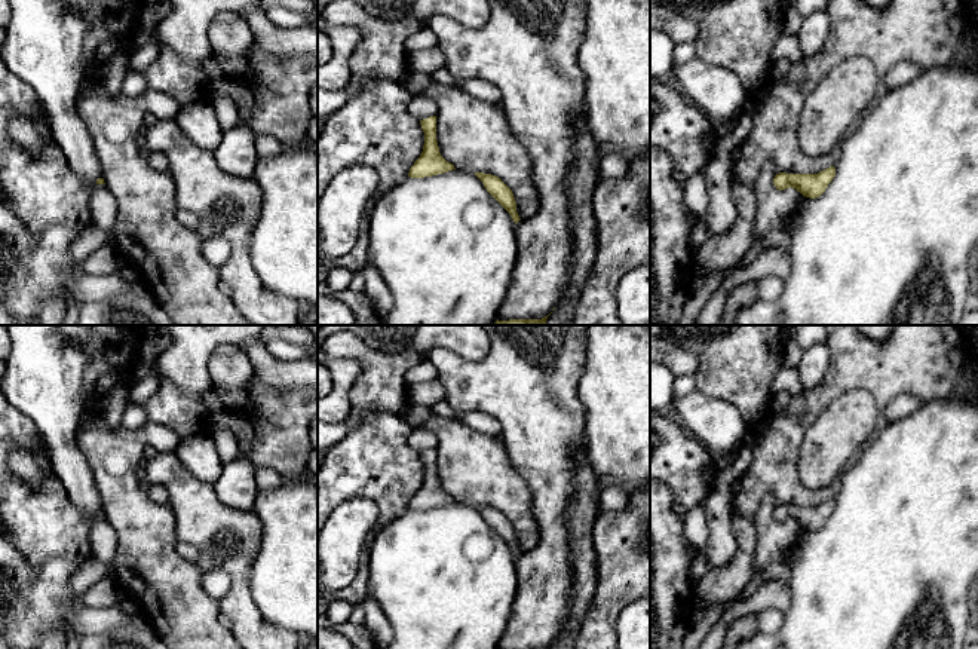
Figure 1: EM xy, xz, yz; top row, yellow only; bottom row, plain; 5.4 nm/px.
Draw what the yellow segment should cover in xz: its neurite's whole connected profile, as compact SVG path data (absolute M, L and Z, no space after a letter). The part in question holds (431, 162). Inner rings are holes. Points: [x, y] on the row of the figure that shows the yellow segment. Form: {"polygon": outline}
{"polygon": "M436 116L420 120L420 125L424 132L424 146L420 157L410 168L408 177L424 178L456 169L454 165L447 162L439 153Z"}

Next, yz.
{"polygon": "M830 166L818 174L787 174L779 172L773 178L778 190L795 189L803 196L815 199L819 198L836 175L836 168Z"}

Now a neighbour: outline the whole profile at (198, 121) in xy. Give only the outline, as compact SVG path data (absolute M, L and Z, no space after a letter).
M208 98L181 107L174 120L183 134L200 149L214 151L220 146L224 129Z

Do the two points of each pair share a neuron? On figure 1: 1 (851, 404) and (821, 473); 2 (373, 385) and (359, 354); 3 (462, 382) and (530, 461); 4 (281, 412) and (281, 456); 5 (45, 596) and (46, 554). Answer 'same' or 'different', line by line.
1: same
2: same
3: same
4: same
5: same

